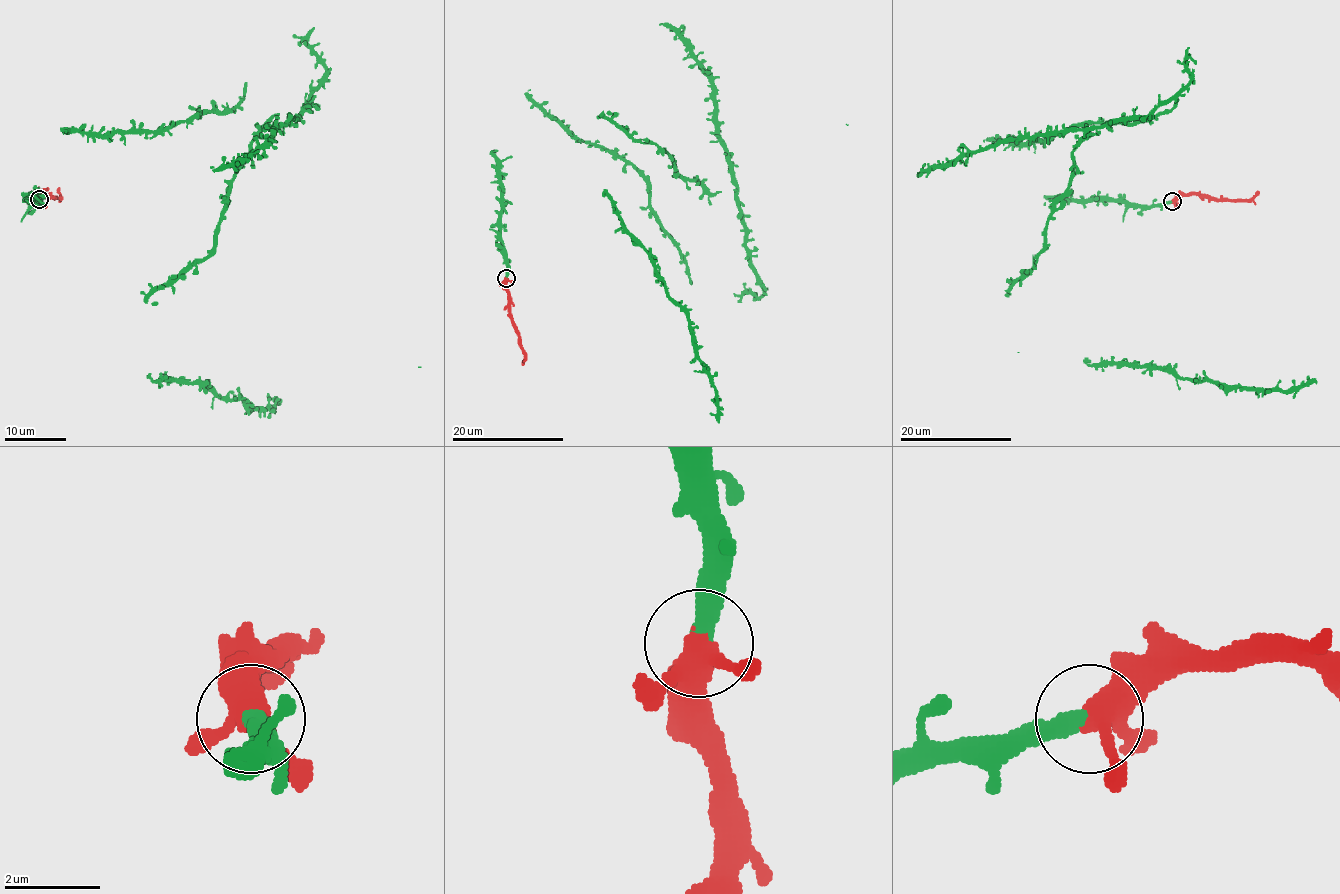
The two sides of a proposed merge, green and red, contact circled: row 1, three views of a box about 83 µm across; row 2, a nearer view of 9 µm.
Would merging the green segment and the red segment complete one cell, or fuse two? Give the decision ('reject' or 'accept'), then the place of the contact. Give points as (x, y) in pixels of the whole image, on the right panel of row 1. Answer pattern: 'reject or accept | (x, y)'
accept | (1172, 201)

